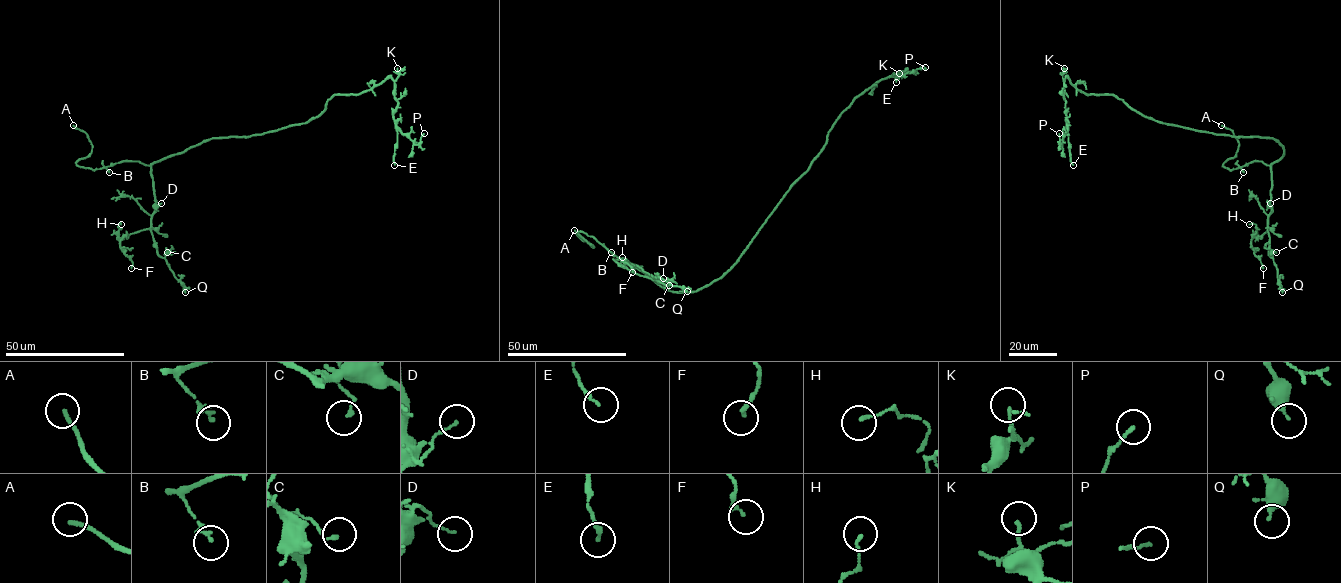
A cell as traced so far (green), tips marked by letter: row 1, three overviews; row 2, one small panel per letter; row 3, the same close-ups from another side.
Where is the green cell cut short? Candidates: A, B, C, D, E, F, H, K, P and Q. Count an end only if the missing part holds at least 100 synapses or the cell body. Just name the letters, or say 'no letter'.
A

